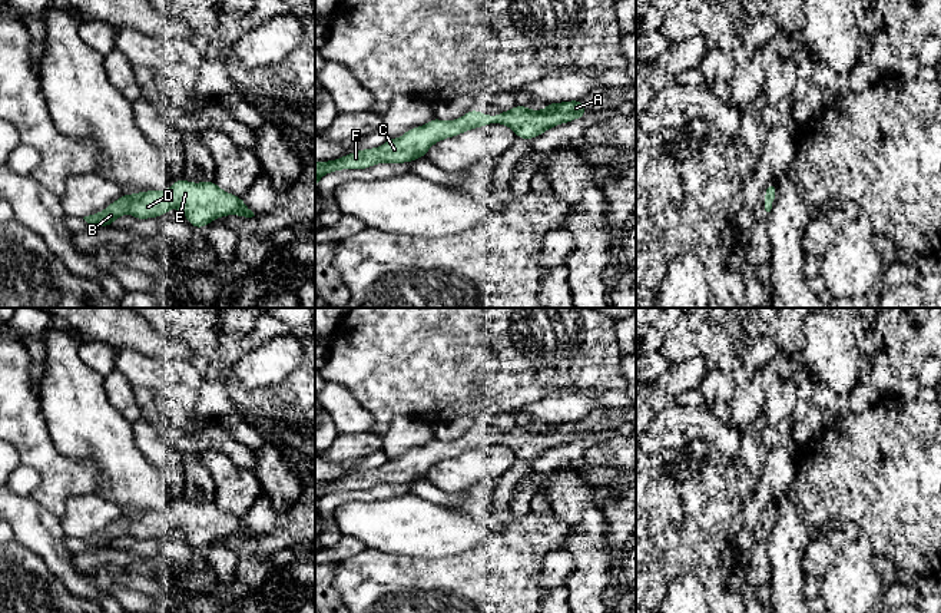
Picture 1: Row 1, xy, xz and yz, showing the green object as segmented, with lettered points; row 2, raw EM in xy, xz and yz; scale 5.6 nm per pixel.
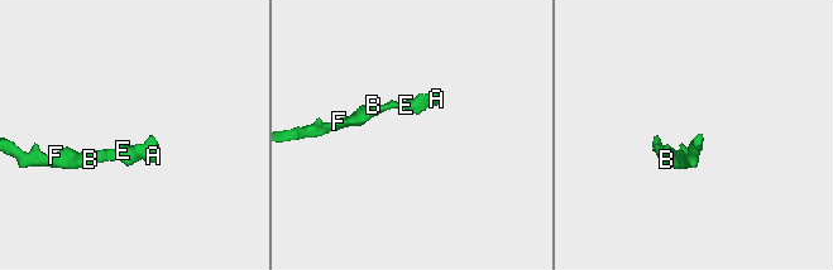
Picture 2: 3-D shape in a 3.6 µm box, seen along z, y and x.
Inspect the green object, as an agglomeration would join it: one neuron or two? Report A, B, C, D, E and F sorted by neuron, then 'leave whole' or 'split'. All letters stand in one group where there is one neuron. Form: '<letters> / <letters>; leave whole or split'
A B C D E F; leave whole

